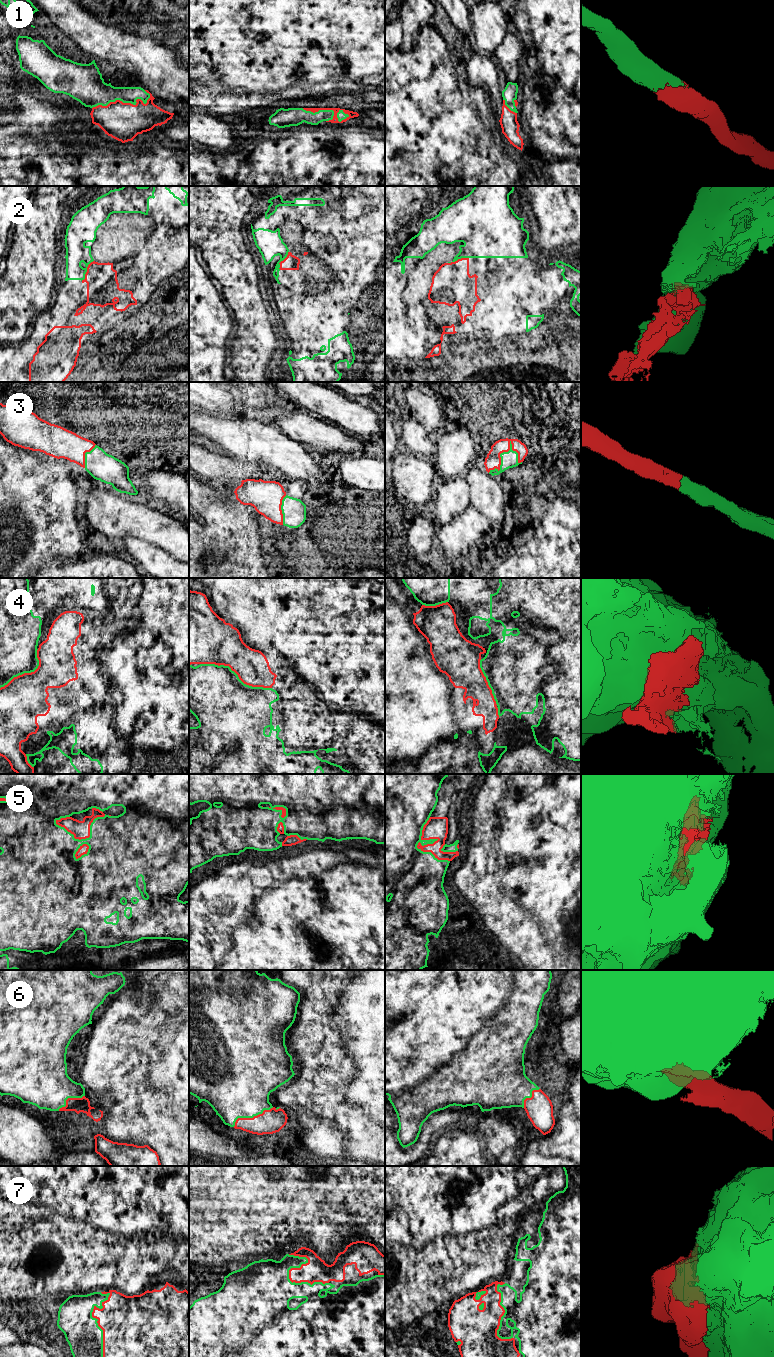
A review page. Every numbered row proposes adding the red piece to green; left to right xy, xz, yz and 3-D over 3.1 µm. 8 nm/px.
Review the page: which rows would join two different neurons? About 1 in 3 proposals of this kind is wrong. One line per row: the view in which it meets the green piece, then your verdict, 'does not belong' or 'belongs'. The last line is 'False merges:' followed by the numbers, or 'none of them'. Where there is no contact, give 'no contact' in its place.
1: xy | belongs
2: xy | belongs
3: yz | belongs
4: xz | does not belong
5: yz | belongs
6: xz | belongs
7: xz | belongs
False merges: 4

